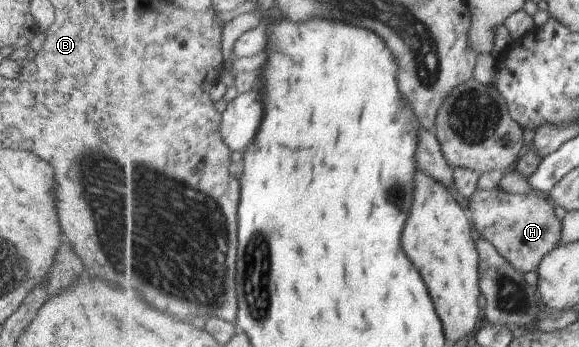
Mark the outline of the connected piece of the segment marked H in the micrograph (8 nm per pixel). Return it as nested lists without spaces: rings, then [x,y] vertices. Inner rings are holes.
[[[500,187],[489,191],[478,190],[470,202],[478,236],[492,241],[499,253],[521,273],[538,273],[544,257],[560,246],[563,219],[556,216],[555,206],[549,195],[535,191],[530,194],[511,194]]]

